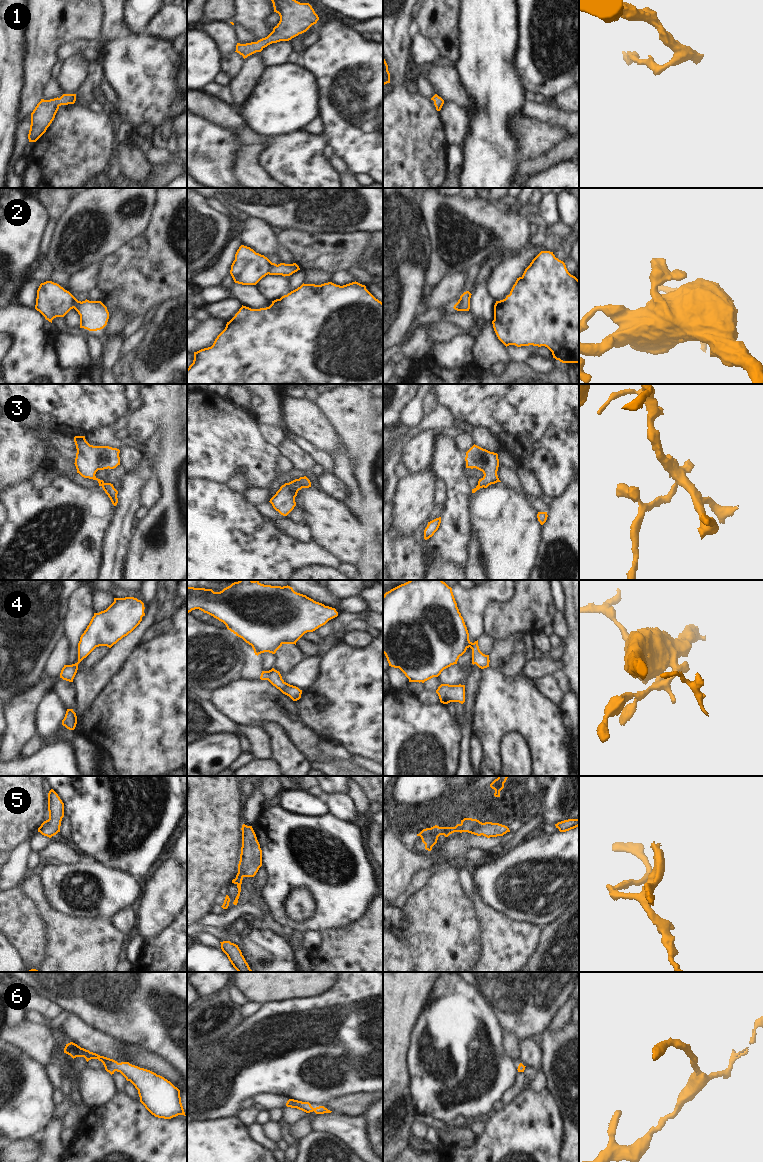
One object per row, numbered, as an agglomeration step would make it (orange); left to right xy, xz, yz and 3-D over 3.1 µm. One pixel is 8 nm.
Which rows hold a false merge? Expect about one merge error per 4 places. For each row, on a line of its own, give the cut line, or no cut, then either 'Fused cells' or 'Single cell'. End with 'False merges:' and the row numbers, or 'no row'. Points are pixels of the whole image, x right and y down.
1: No split. Single cell
2: Split along xz (272, 263), (267, 273). Fused cells
3: No split. Single cell
4: Split along xz (274, 669), (267, 679). Fused cells
5: No split. Single cell
6: No split. Single cell
False merges: 2, 4.

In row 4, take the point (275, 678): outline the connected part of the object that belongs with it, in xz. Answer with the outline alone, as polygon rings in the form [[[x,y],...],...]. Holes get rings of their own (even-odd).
[[[274,669],[274,672],[269,675],[268,681],[279,689],[283,694],[289,696],[293,701],[297,701],[301,698],[302,690],[298,687],[286,683],[279,671]]]

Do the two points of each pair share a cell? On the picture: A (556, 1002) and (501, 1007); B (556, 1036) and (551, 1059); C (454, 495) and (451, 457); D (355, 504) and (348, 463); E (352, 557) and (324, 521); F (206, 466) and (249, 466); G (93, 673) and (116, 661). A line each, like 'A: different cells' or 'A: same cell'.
A: same cell
B: same cell
C: same cell
D: same cell
E: same cell
F: same cell
G: same cell

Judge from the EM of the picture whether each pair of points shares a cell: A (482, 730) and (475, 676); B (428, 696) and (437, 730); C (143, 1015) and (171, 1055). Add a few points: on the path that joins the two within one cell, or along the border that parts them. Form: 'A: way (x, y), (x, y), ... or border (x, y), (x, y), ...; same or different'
A: border (483, 669), (472, 712); different
B: border (418, 696), (425, 705), (440, 702); different
C: way (146, 1025), (166, 1045); same

